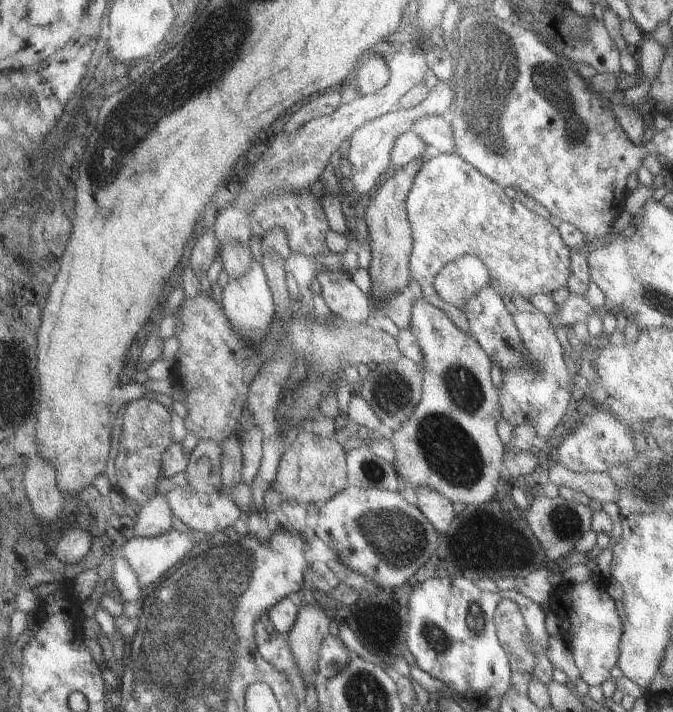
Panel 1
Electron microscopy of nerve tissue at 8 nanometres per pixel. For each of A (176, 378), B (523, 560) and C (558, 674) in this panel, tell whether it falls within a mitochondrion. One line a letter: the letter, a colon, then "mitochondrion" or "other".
A: other
B: other
C: other

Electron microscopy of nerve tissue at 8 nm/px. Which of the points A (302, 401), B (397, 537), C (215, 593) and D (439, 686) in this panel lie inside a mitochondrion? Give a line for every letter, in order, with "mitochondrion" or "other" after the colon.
A: other
B: mitochondrion
C: mitochondrion
D: other

